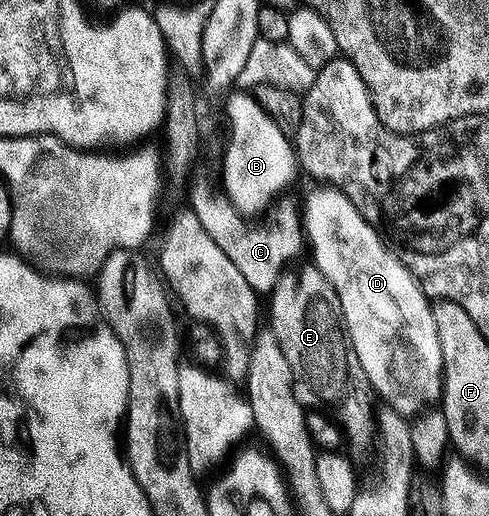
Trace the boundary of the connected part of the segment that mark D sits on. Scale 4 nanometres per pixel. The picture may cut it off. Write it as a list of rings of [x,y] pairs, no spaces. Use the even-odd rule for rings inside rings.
[[[324,183],[312,187],[314,189],[305,197],[303,220],[307,249],[313,252],[312,264],[325,276],[327,283],[335,287],[335,295],[339,295],[346,334],[376,396],[380,400],[382,397],[385,400],[382,402],[396,413],[416,415],[441,396],[443,351],[439,331],[435,331],[430,298],[425,296],[415,273],[413,277],[412,271],[392,253],[394,250],[386,244],[381,234],[369,226],[363,215],[359,215],[347,195]]]

